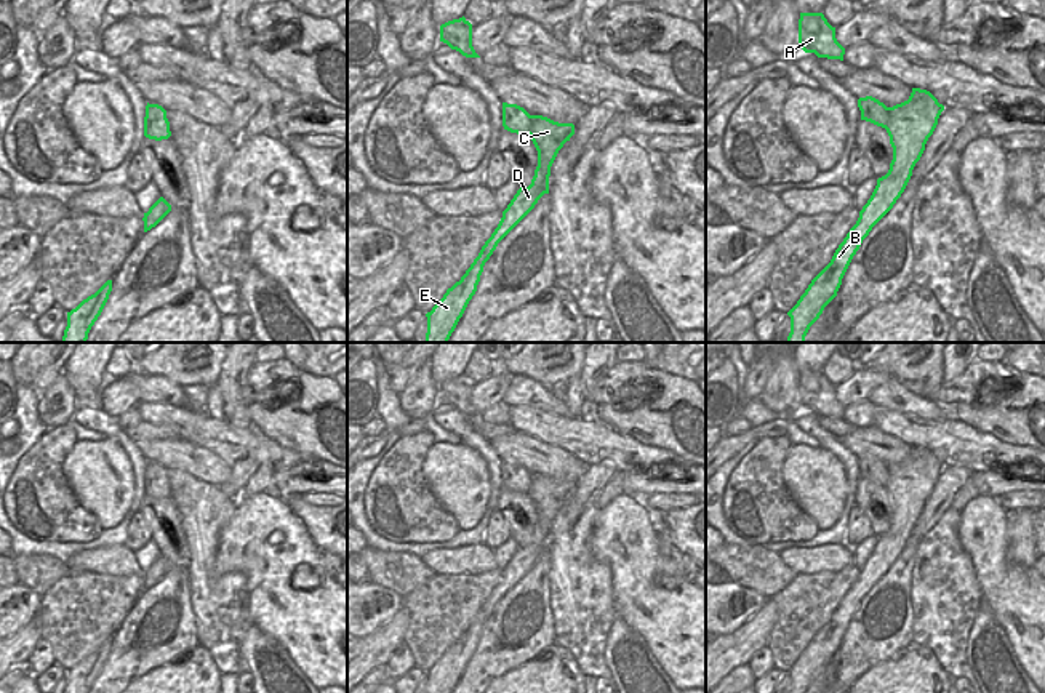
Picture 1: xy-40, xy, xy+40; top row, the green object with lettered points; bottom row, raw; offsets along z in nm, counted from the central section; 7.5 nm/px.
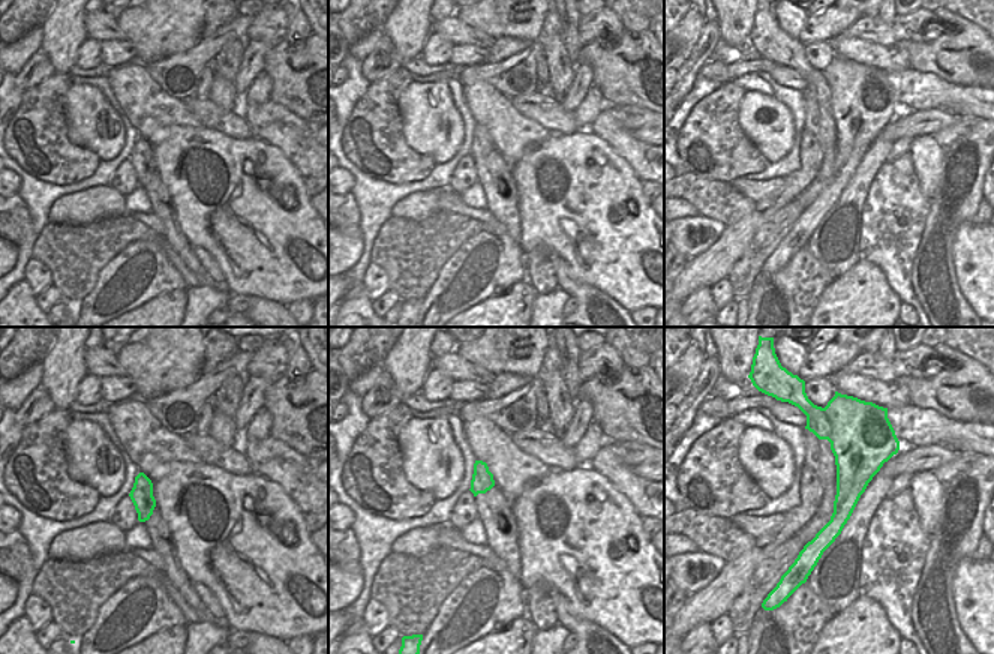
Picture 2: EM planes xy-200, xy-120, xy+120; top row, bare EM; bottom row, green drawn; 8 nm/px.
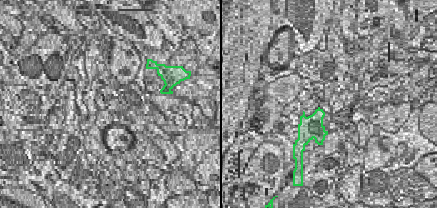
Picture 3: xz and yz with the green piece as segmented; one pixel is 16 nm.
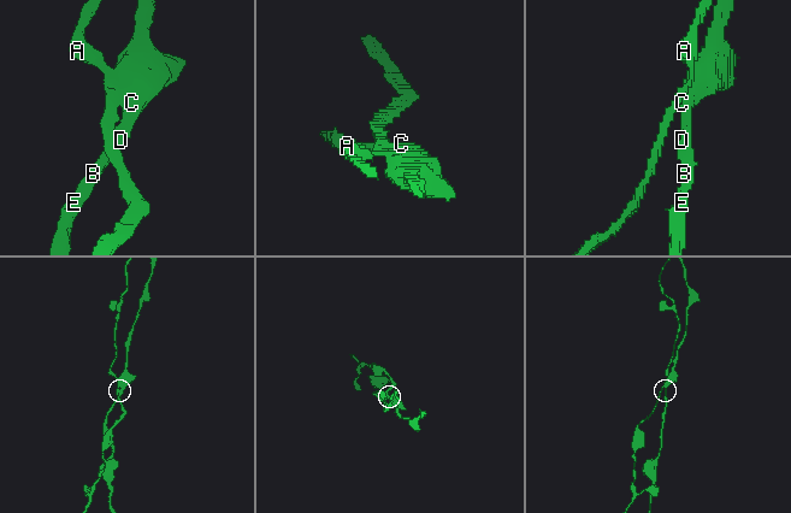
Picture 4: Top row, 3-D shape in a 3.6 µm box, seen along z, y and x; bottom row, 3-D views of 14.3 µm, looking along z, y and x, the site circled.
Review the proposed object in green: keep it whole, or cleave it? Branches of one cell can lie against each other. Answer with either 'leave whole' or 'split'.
split

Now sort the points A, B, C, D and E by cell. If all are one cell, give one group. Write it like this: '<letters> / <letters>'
A / B C D E

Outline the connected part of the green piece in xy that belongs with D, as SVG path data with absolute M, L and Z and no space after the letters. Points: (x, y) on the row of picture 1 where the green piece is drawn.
M535 115L530 138L538 150L538 166L528 187L520 187L502 218L482 246L470 267L443 298L432 307L427 317L426 342L448 342L469 301L477 291L485 262L490 259L498 243L535 208L538 200L549 194L551 166L567 141L575 134L573 123L559 123L543 115Z

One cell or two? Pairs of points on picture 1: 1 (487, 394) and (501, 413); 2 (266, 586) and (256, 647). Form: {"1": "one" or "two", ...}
{"1": "two", "2": "two"}

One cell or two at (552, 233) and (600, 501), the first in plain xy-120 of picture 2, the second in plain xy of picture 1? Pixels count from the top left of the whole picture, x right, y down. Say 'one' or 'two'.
two

